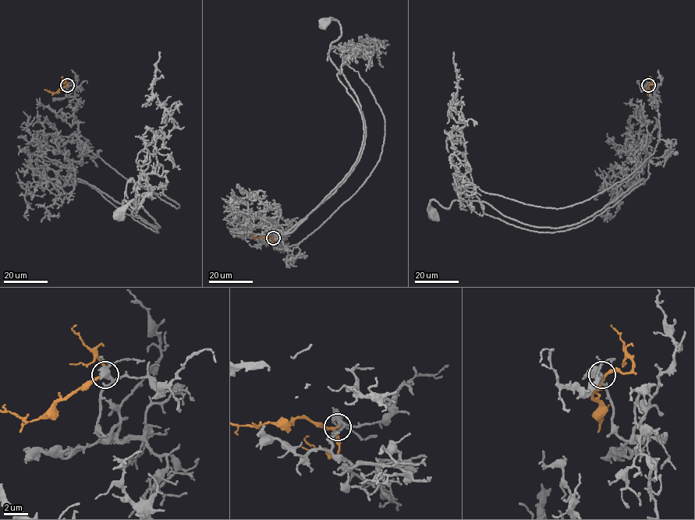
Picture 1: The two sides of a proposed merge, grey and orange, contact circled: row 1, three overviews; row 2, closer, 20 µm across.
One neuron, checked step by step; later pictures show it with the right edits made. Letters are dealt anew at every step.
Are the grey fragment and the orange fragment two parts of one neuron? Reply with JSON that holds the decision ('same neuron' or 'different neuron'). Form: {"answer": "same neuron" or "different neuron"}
{"answer": "different neuron"}

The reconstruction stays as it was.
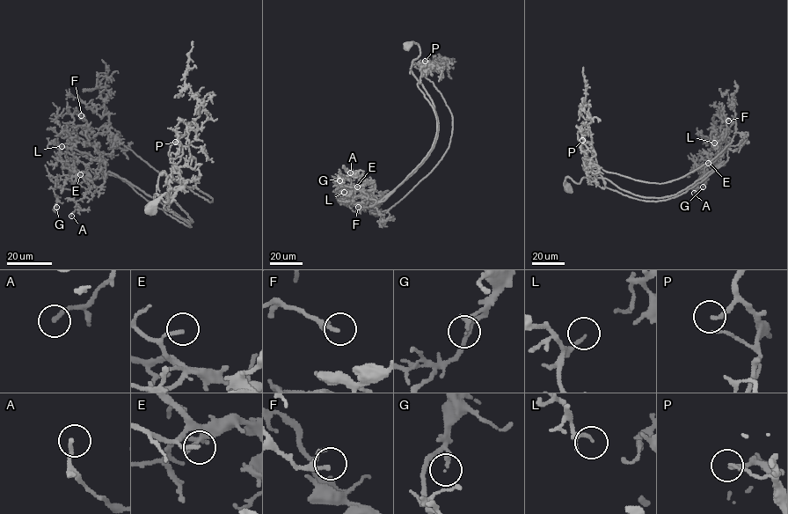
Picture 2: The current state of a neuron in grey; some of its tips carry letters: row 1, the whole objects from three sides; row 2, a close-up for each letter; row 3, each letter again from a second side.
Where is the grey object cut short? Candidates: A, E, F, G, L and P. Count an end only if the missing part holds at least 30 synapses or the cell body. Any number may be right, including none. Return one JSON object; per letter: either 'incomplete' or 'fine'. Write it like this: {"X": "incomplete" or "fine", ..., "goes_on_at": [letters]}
{"A": "fine", "E": "fine", "F": "incomplete", "G": "fine", "L": "fine", "P": "incomplete", "goes_on_at": ["F", "P"]}

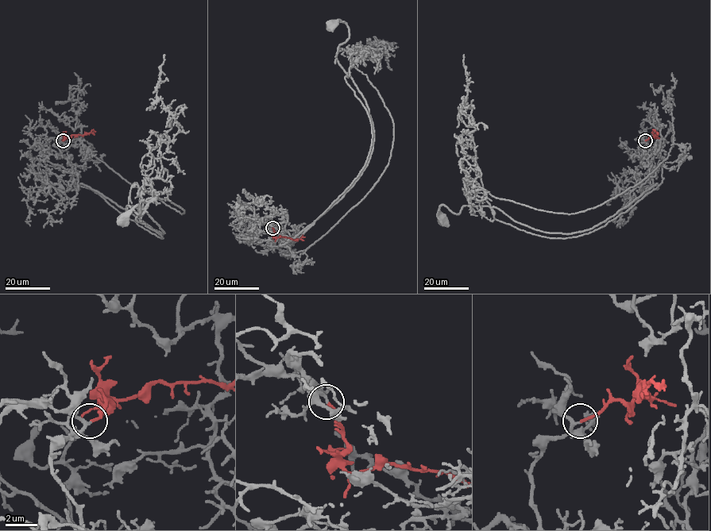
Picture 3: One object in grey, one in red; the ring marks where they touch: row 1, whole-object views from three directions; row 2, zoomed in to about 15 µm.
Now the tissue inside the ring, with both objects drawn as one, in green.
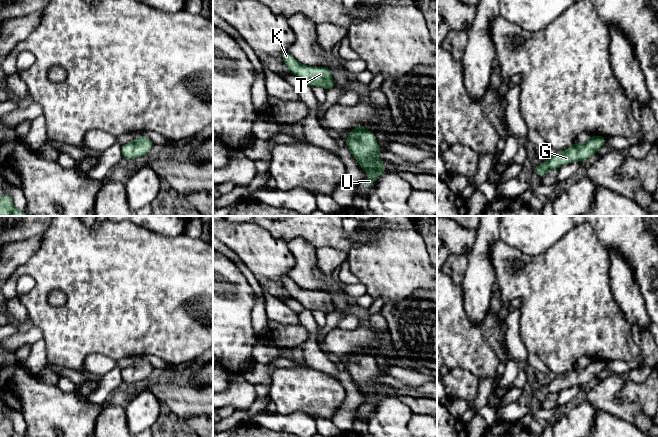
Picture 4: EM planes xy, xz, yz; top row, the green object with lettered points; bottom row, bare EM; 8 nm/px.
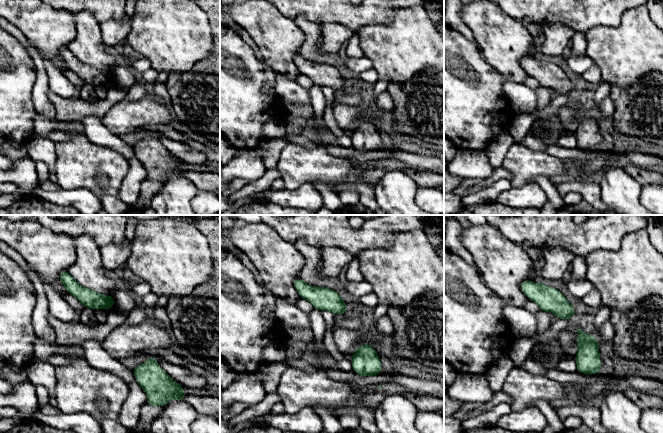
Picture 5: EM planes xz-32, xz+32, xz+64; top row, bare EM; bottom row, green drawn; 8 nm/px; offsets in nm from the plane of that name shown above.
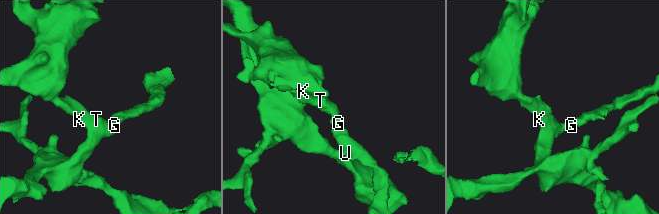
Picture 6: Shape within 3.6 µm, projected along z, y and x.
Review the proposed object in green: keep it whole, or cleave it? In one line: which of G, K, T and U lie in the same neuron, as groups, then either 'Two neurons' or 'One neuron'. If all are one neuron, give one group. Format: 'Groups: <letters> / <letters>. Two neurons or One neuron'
Groups: G K T U. One neuron

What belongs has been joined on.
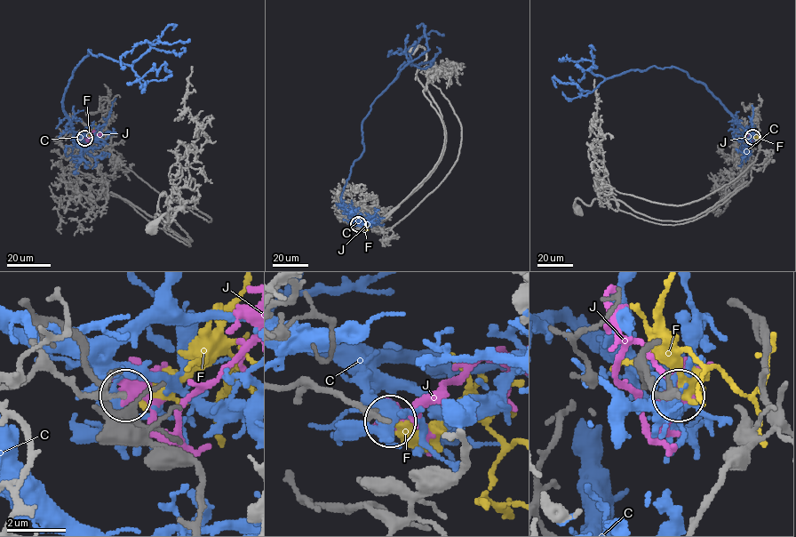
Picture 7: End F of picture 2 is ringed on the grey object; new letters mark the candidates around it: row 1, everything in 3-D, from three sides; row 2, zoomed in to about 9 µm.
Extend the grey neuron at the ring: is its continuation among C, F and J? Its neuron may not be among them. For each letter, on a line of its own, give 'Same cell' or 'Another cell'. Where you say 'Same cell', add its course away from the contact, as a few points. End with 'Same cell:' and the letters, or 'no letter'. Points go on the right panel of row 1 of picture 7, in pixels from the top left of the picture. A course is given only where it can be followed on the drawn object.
C: Another cell
F: Same cell. Its course: (752, 138), (752, 125)
J: Another cell
Same cell: F

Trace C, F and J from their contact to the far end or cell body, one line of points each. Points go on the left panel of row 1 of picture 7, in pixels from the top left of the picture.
C: (83, 138), (73, 130), (62, 97), (88, 50), (130, 65), (150, 48), (147, 42), (170, 44), (190, 39)
F: (84, 138), (95, 127), (94, 124)
J: (83, 138), (87, 140), (93, 134), (99, 136)

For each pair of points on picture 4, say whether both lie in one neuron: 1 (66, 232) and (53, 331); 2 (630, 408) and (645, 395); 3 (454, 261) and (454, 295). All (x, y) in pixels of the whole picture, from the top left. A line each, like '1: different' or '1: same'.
1: same
2: different
3: different

